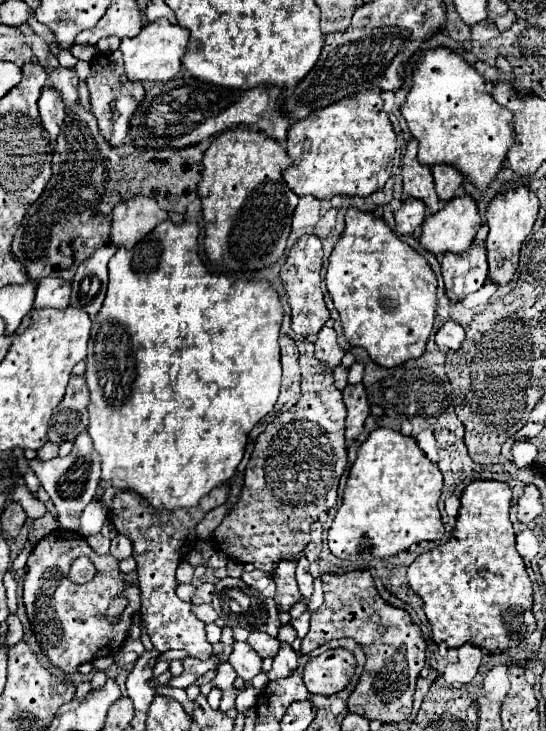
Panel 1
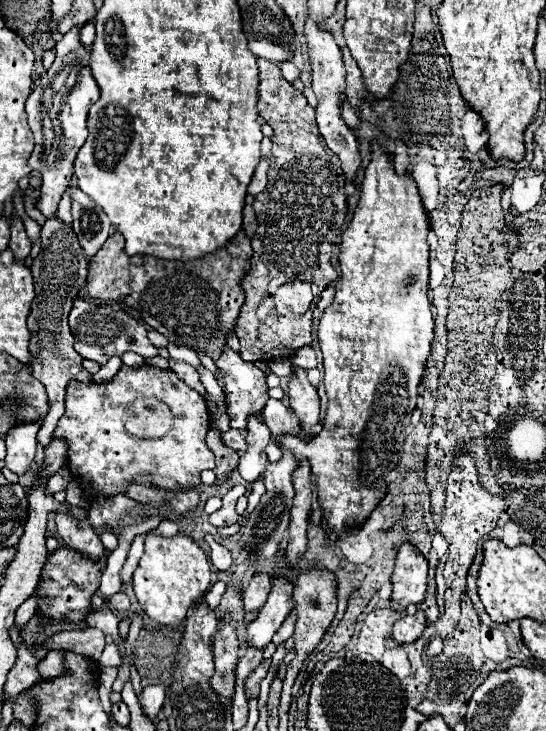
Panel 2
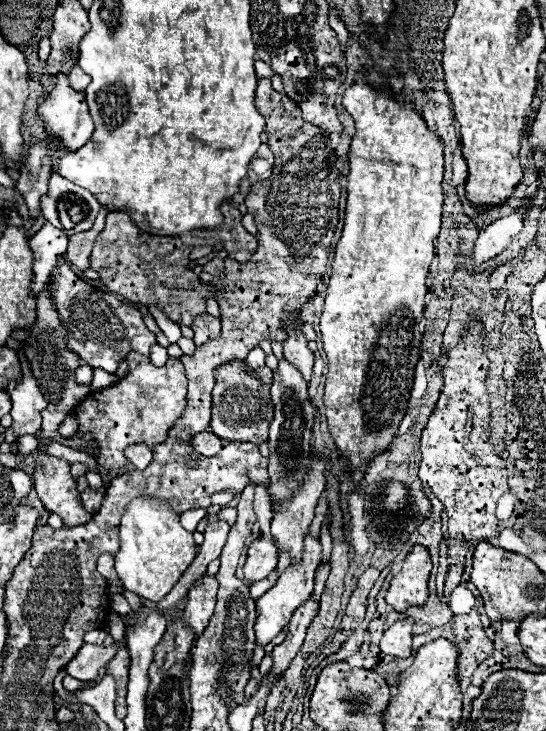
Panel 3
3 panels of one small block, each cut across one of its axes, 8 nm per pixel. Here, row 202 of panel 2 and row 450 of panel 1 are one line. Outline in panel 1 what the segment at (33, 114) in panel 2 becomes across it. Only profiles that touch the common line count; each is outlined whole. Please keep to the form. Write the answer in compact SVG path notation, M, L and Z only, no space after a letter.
M46 442L38 452L36 452L36 458L38 460L52 460L58 456L58 444L54 442Z

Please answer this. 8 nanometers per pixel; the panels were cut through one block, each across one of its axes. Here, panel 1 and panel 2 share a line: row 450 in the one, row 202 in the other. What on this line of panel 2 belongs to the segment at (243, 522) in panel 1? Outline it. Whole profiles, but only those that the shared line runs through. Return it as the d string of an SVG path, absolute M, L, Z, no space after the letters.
M258 58L260 68L260 118L274 128L272 136L272 168L268 170L268 186L264 192L254 196L254 212L258 220L256 234L252 238L254 256L250 260L250 270L242 278L244 288L244 306L240 308L238 320L236 320L236 336L240 340L238 354L246 362L272 362L276 358L292 358L292 354L308 346L312 342L310 332L300 332L300 328L292 328L292 324L284 324L284 320L272 320L268 312L264 312L264 296L272 296L280 284L288 284L288 280L308 280L316 288L316 292L322 292L328 284L332 284L338 278L336 270L336 252L338 252L338 238L342 232L342 226L346 222L348 206L346 206L346 194L344 194L344 172L340 168L338 156L324 144L324 138L318 132L316 126L316 114L314 108L306 102L306 98L290 86L280 74L280 68L268 60Z

